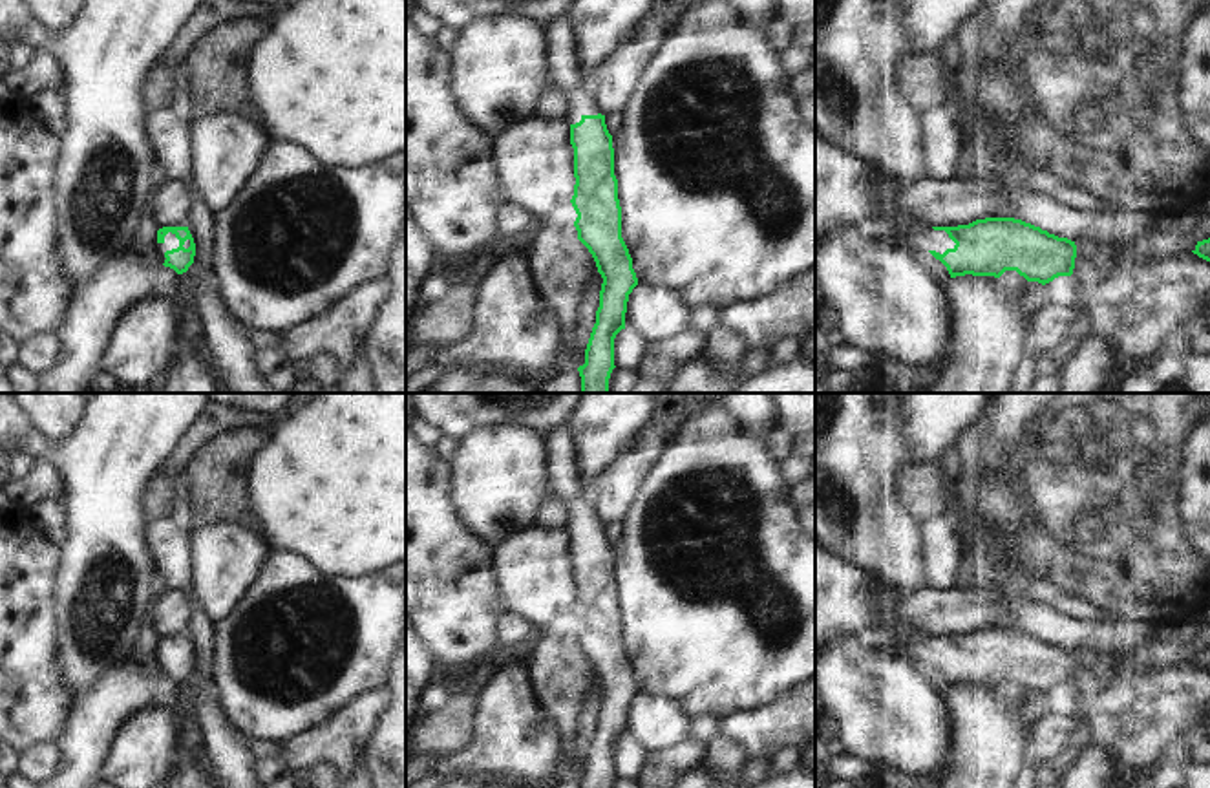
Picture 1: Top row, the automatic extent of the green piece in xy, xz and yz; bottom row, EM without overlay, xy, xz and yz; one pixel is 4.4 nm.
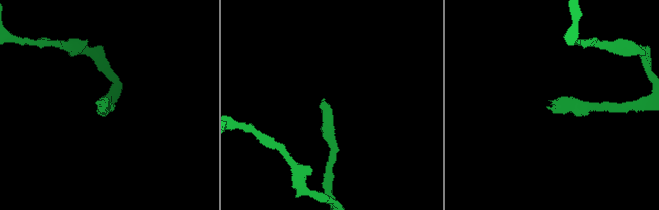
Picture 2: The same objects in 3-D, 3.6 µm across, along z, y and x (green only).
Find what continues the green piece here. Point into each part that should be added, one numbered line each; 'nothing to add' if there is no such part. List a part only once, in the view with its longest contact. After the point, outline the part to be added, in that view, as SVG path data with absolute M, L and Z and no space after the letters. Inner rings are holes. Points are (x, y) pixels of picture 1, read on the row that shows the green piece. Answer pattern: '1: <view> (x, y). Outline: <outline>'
1: xy (170, 242). Outline: M168 232L166 236L165 236L165 241L163 243L157 243L155 241L155 245L154 245L154 250L155 250L155 254L159 256L159 260L165 263L165 252L166 250L172 250L172 249L177 249L179 247L179 240L175 238L175 234L172 234L172 232Z

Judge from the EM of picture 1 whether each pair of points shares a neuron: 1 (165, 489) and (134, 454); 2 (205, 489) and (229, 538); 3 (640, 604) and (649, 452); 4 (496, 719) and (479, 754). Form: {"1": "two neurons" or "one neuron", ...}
{"1": "two neurons", "2": "two neurons", "3": "two neurons", "4": "one neuron"}

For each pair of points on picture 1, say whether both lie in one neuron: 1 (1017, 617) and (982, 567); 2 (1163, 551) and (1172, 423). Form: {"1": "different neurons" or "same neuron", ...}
{"1": "different neurons", "2": "same neuron"}

